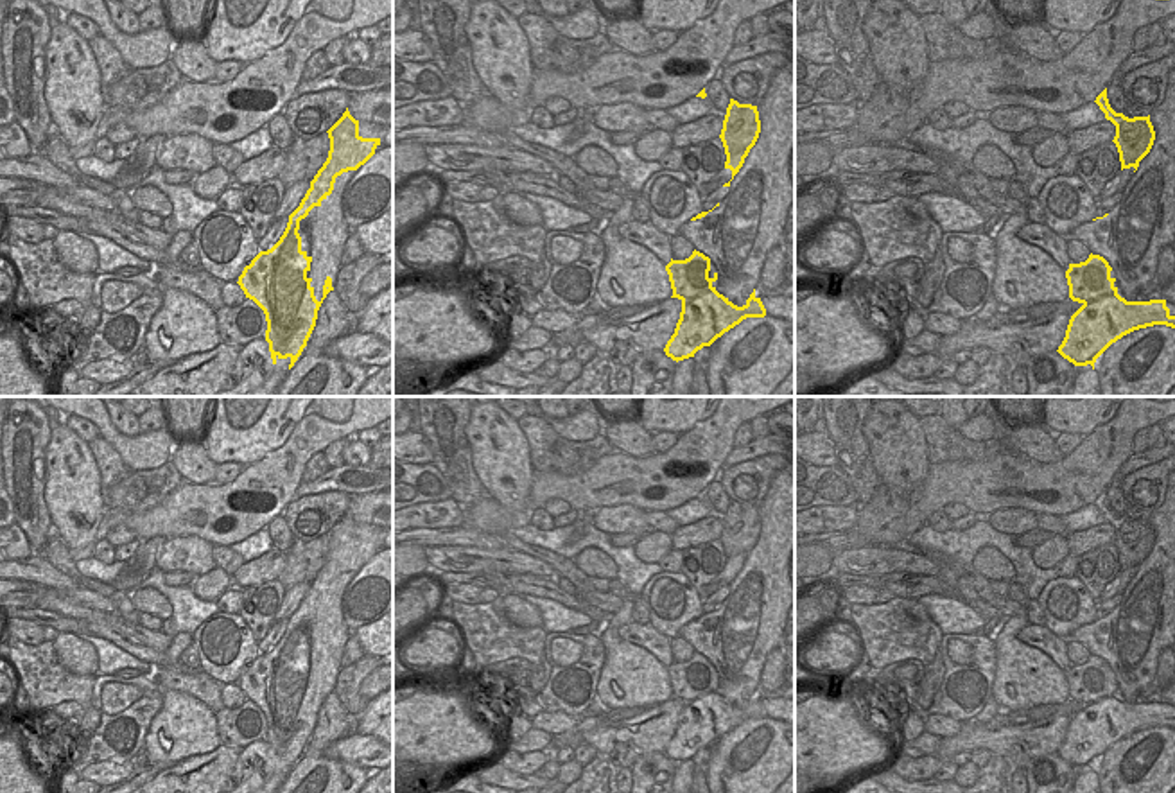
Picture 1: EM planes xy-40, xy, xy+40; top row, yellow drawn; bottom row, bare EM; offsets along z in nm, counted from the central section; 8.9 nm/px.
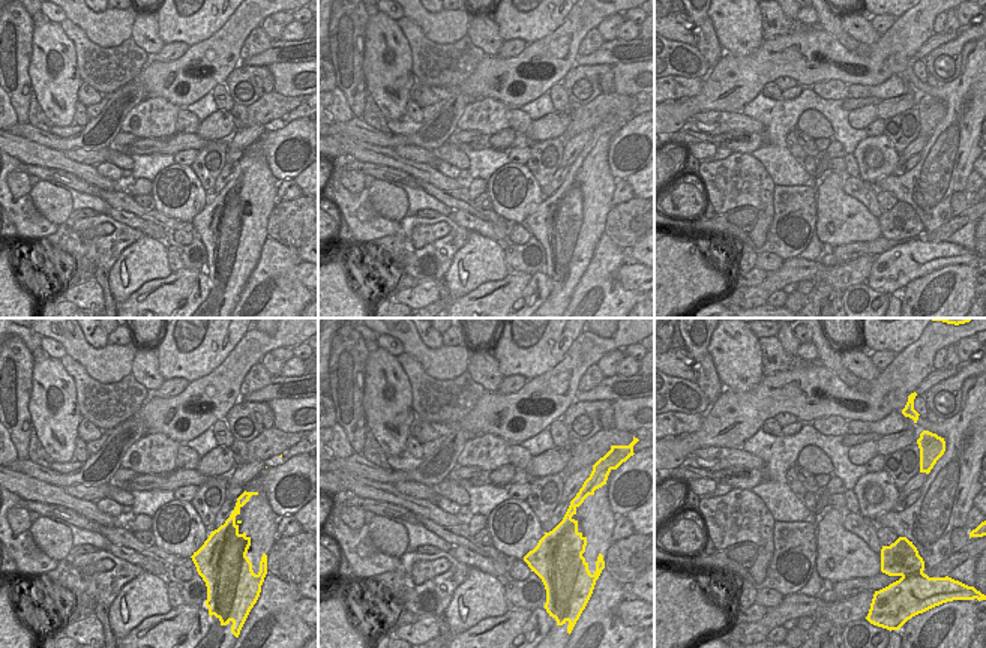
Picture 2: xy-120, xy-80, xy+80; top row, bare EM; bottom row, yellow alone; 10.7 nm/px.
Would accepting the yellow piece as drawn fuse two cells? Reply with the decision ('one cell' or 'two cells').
two cells

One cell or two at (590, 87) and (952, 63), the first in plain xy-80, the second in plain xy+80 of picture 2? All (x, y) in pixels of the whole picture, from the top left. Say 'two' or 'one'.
one

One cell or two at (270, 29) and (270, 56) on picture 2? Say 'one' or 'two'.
two

